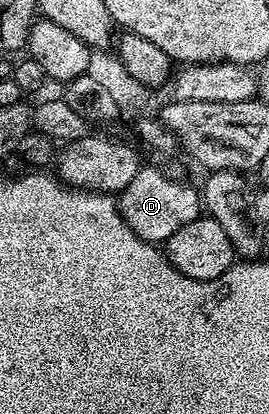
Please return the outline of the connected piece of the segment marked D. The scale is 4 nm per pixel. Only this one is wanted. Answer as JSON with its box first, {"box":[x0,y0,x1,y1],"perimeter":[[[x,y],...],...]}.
{"box":[119,167,203,243],"perimeter":[[[143,167],[127,183],[127,187],[119,194],[119,208],[123,219],[131,233],[139,235],[139,239],[154,243],[163,243],[179,227],[187,227],[194,219],[202,216],[203,197],[185,181],[172,181],[161,169]]]}

